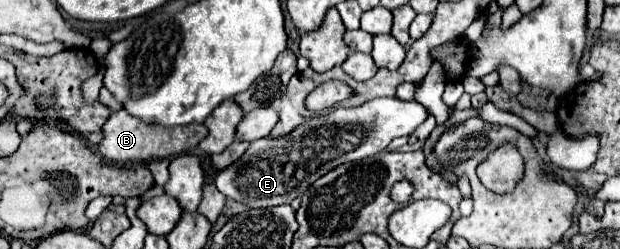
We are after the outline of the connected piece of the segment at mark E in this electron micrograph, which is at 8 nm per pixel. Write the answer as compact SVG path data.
M396 97L372 99L360 107L338 107L332 113L312 117L290 135L254 141L238 163L216 175L214 185L226 197L250 207L292 203L292 199L304 193L320 175L342 163L366 159L384 151L394 137L412 135L426 117L428 111L424 105L418 101L400 101Z

